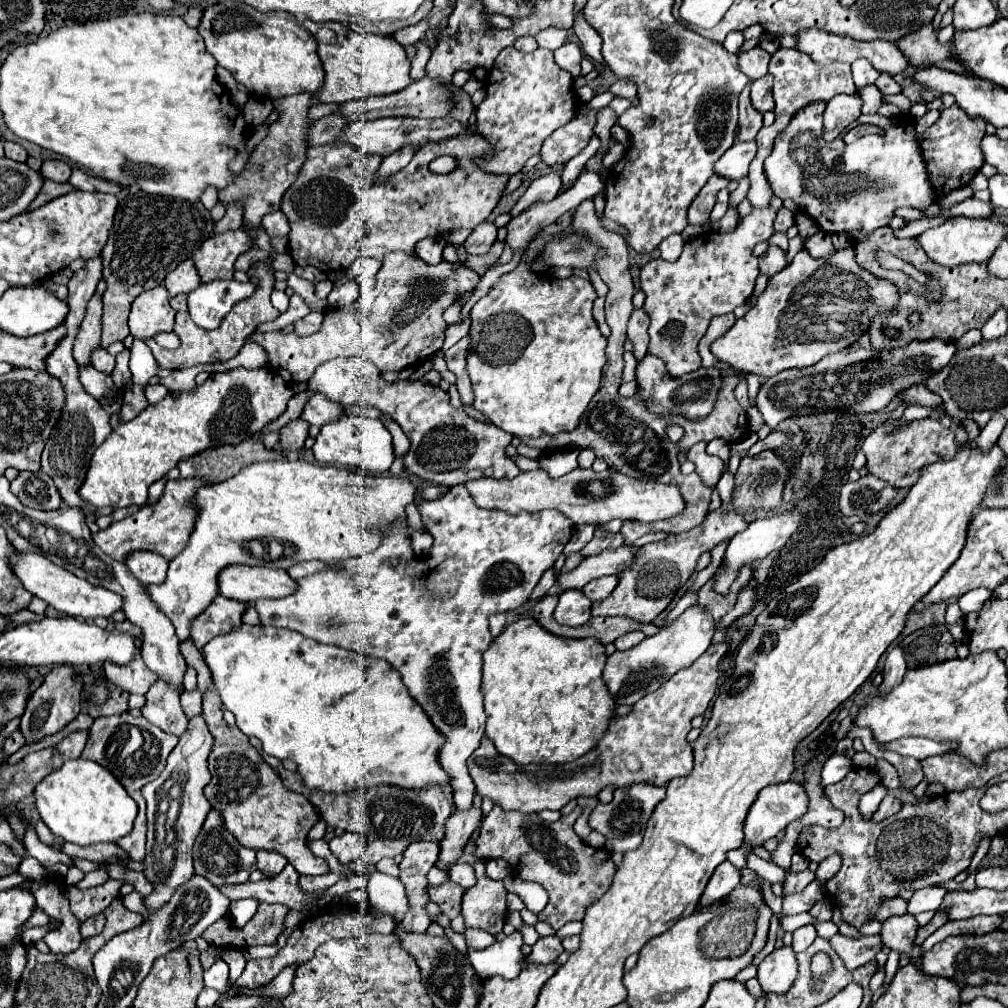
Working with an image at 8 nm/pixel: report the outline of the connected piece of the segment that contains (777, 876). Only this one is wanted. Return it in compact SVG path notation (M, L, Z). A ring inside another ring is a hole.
M750 854L750 856L748 856L746 868L754 870L760 878L764 878L764 880L770 882L770 884L776 884L776 882L784 884L784 880L786 880L786 872L784 872L782 868L778 868L778 866L772 864L772 862L766 862L766 860L758 858L756 854Z

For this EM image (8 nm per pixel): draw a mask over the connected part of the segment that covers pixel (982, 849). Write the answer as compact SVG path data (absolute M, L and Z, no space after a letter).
M984 838L980 842L977 851L971 860L970 870L968 870L968 875L973 875L976 873L976 868L980 865L982 859L986 856L990 847L990 843L991 843L991 838Z

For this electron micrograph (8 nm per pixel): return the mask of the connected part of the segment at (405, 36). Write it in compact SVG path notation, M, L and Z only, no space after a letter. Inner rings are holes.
M424 18L420 24L416 26L409 26L398 30L394 33L394 39L403 47L407 45L413 45L418 40L423 38L427 32L428 28L428 18Z

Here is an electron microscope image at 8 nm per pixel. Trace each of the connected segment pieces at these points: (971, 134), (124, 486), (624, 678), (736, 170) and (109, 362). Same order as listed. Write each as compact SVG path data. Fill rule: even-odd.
M954 104L942 110L940 118L924 134L916 138L936 198L944 198L952 190L968 186L976 172L984 166L984 154L980 150L980 142L984 136L986 136L984 120L972 120L958 104Z
M234 368L228 372L212 374L204 384L198 384L198 388L190 392L168 392L164 400L158 404L150 404L146 410L142 410L134 420L120 424L116 430L110 432L108 440L94 452L90 470L86 474L86 480L80 488L80 496L94 508L126 508L132 504L144 506L148 500L148 486L156 480L164 478L172 468L178 466L180 460L188 460L204 450L226 446L226 444L240 444L256 434L262 432L262 428L270 422L274 422L284 410L288 400L294 396L292 388L284 384L282 376L278 372L272 372L270 368ZM112 494L118 494L120 500L112 500Z
M694 604L686 608L674 622L660 628L654 636L644 638L638 646L624 652L616 650L614 654L608 656L604 668L604 682L608 692L612 692L618 705L636 704L640 698L654 692L664 680L672 678L678 670L688 668L692 662L696 662L698 656L702 656L708 650L714 632L716 632L716 622L712 614L704 610L704 606ZM616 692L628 692L628 695L618 697Z
M736 142L726 154L714 164L714 174L728 178L728 180L740 180L748 174L748 166L752 158L756 156L756 142Z
M98 348L94 354L92 354L92 366L104 374L112 374L114 370L114 356L110 356L104 348Z

